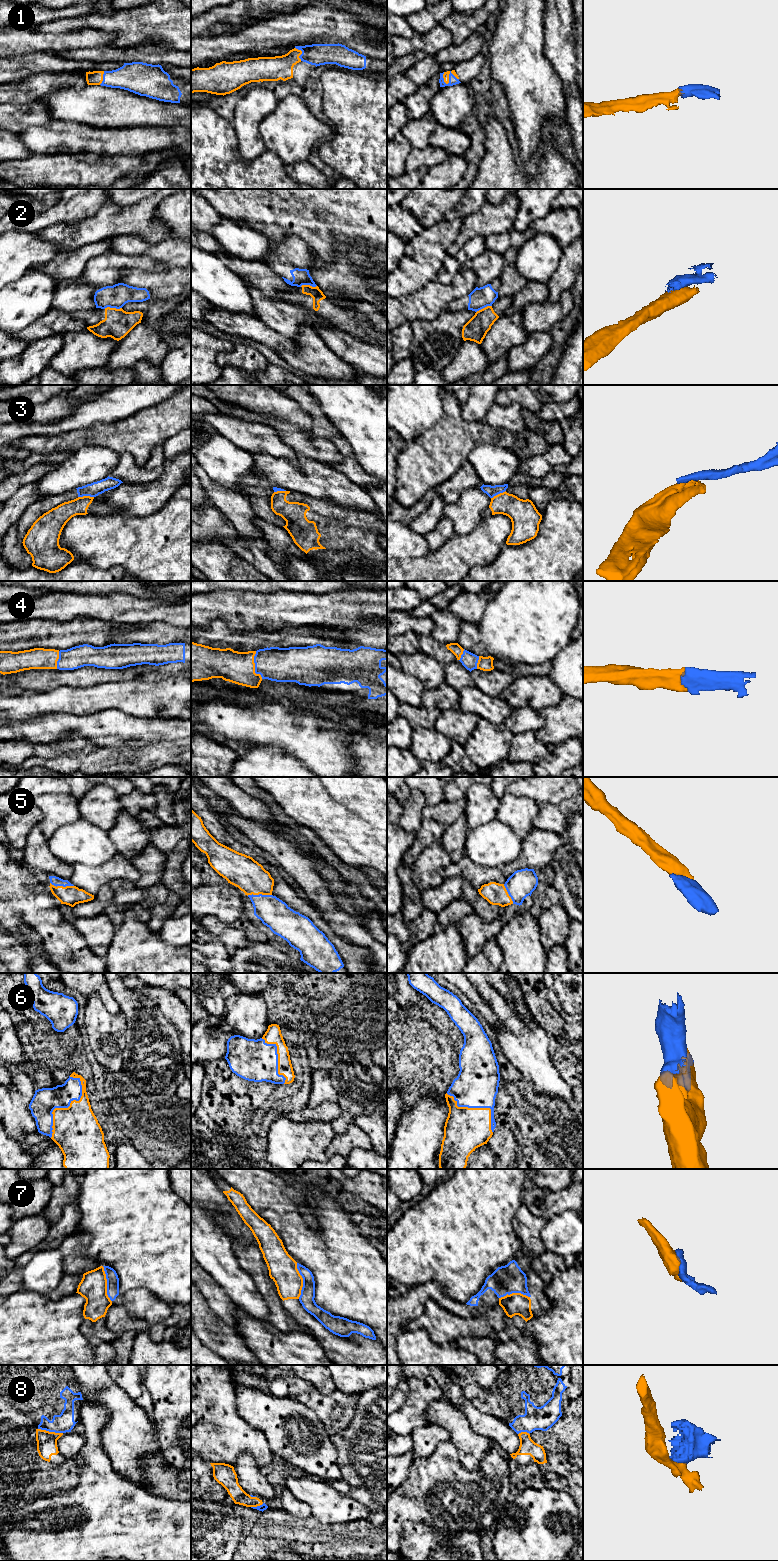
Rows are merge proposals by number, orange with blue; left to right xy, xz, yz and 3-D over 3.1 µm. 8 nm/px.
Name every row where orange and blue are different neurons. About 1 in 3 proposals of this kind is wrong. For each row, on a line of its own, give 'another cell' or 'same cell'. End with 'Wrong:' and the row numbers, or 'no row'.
1: same cell
2: another cell
3: another cell
4: same cell
5: same cell
6: same cell
7: another cell
8: another cell
Wrong: 2, 3, 7, 8

